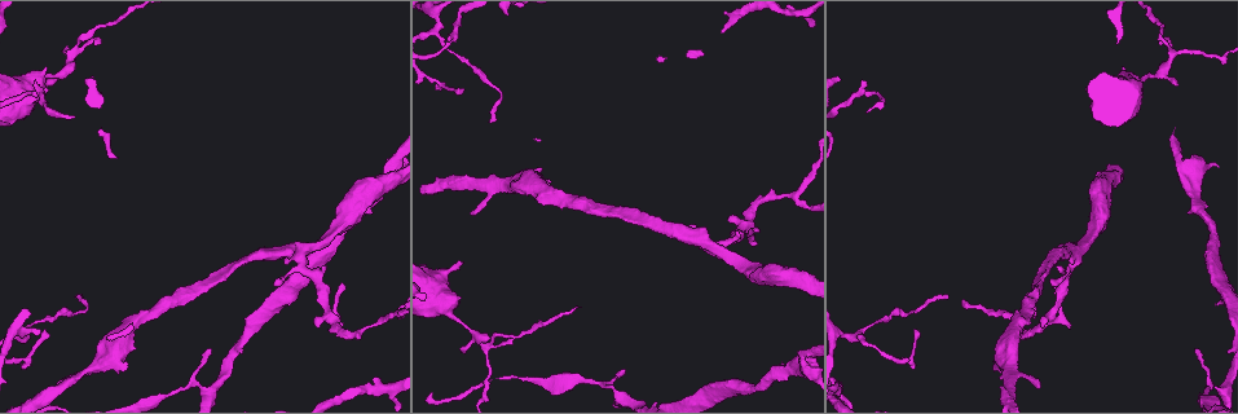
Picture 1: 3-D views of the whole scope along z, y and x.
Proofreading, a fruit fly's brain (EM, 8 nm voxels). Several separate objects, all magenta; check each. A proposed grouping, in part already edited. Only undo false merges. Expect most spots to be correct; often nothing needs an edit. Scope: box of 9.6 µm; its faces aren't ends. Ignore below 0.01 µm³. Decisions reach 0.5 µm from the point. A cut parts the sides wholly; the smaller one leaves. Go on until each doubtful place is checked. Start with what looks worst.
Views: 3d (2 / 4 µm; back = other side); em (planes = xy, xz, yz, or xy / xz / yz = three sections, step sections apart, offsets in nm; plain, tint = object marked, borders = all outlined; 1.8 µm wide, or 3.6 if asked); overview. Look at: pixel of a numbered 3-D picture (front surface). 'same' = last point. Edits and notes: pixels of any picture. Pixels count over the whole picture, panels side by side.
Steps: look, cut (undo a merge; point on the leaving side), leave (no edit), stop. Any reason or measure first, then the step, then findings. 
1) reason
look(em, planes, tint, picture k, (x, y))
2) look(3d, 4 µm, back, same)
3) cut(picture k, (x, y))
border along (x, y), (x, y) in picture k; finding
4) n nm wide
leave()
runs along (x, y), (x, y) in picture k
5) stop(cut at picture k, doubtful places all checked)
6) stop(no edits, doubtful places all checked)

thin neck
look(3d, 2 µm, picture 1, (433, 32))

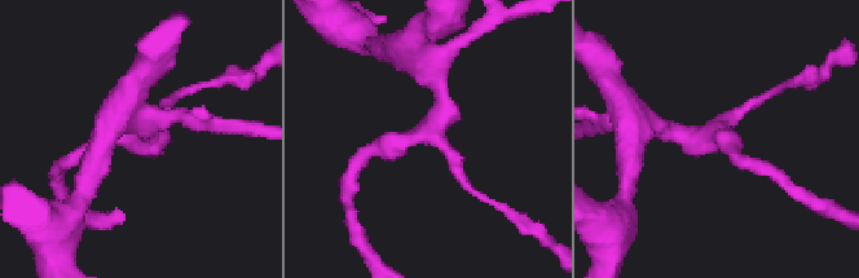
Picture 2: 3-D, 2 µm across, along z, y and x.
need the tissue
look(em, planes, tint, picture 2, (431, 134))

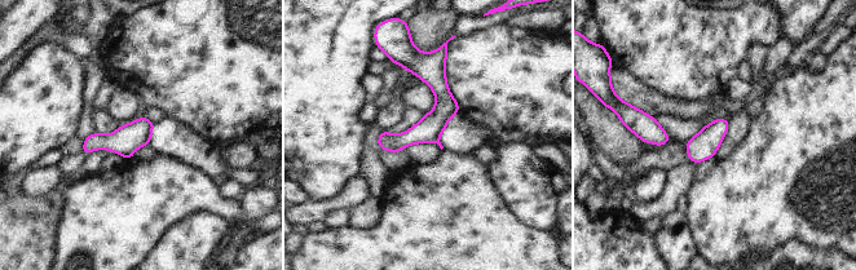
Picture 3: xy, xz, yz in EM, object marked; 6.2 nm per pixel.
160 nm wide
leave()
runs along (422, 57), (441, 111), (383, 146) in picture 3; continuous, no second neuron

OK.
look(em, planes, tint, picture 1, (377, 323))

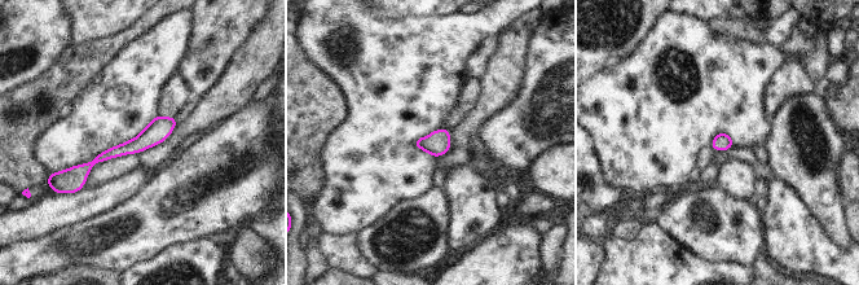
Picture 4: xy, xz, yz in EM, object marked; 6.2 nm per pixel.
leave()
runs along (172, 122), (100, 157), (75, 183) in picture 4; continuous, no second neuron

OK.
look(em, planes, tint, picture 1, (307, 248))

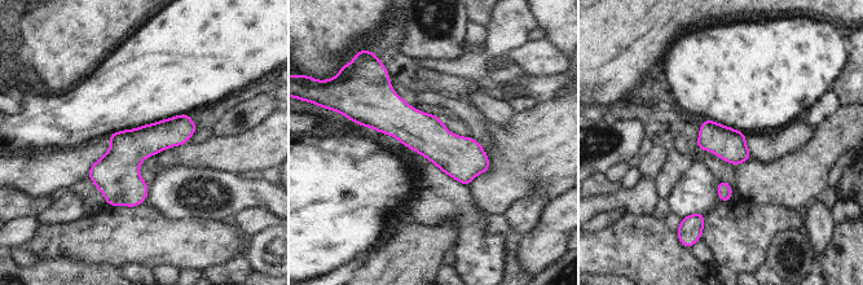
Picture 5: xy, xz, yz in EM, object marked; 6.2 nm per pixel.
leave()
runs along (361, 114), (391, 114), (485, 166) in picture 5; continuous, no second neuron

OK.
stop(no edits, doubtful places all checked)

